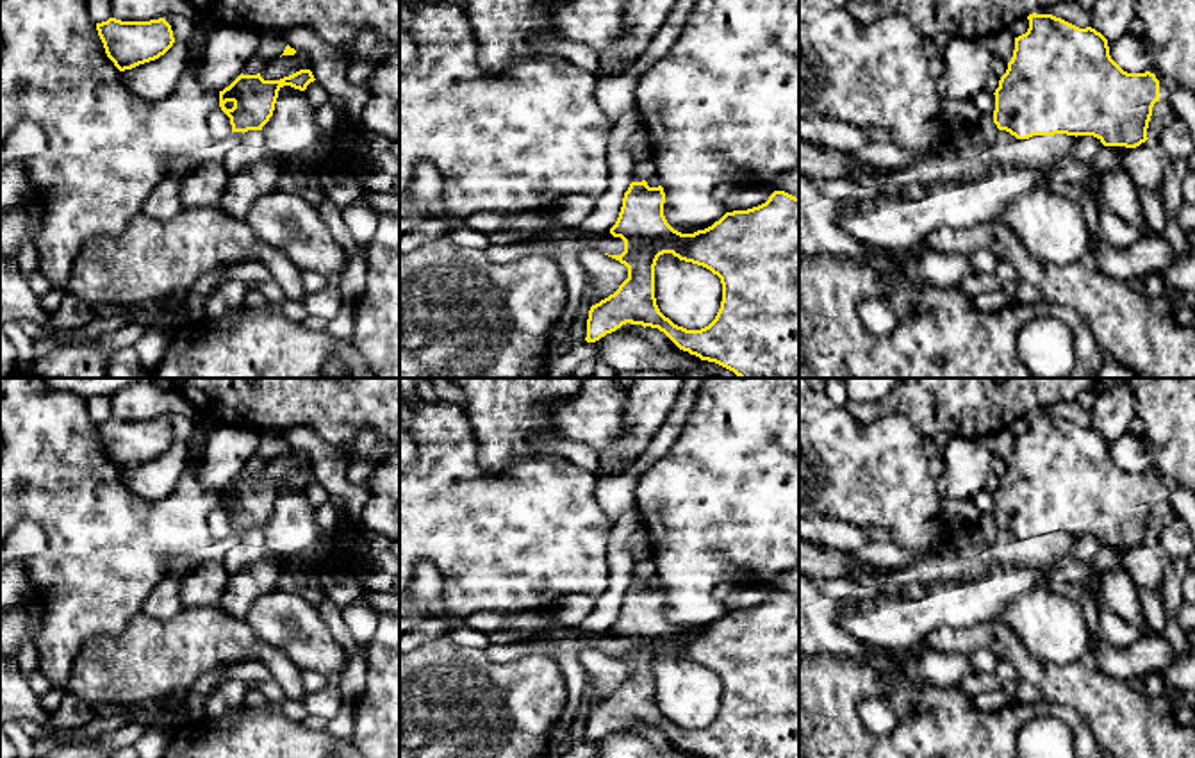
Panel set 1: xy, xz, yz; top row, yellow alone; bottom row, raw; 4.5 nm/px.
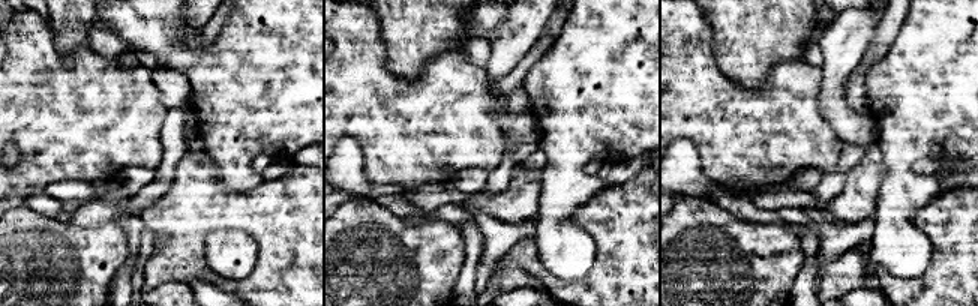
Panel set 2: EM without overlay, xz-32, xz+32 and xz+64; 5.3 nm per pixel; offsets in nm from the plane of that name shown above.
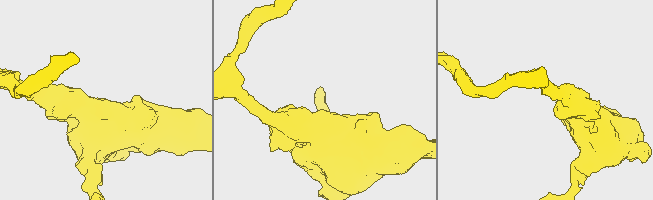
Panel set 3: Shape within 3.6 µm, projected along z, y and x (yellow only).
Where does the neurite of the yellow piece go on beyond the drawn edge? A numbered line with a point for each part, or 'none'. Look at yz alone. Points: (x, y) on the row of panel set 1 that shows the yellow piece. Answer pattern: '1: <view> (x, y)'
none

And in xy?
none

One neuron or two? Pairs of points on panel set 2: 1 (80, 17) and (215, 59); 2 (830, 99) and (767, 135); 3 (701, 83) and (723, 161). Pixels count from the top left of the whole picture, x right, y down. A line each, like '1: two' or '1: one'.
1: two
2: two
3: one

